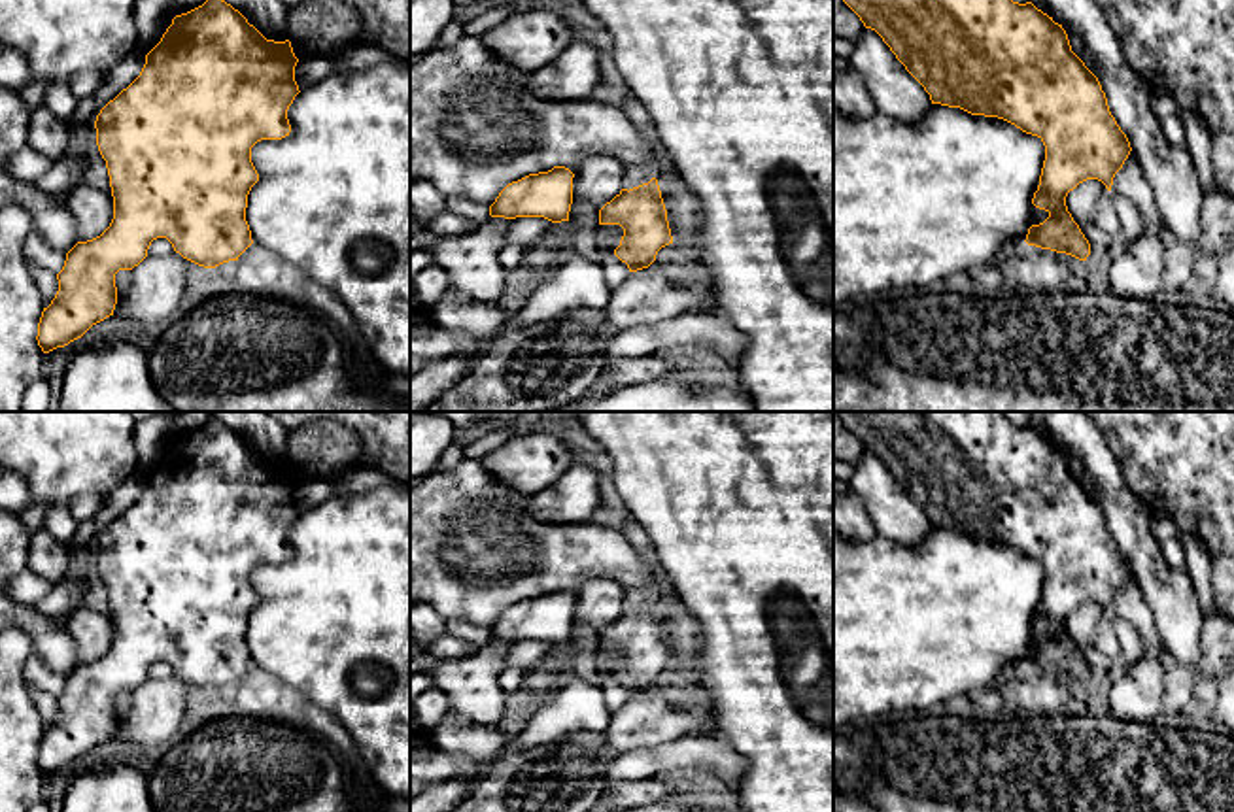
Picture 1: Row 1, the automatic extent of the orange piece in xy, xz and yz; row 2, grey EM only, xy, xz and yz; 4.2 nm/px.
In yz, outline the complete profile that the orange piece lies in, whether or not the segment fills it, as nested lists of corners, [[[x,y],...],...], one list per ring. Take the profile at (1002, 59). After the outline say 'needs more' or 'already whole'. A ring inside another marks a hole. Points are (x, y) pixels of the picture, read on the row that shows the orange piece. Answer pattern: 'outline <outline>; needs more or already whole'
outline [[[843,0],[890,47],[924,87],[932,104],[971,115],[1003,119],[1045,145],[1045,161],[1032,204],[1049,217],[1032,225],[1026,244],[1087,261],[1090,244],[1073,221],[1066,196],[1079,183],[1098,179],[1111,191],[1132,147],[1109,111],[1098,77],[1071,51],[1062,25],[1032,2],[1013,0]]]; already whole

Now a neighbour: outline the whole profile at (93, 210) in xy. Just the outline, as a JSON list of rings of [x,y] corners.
[[[85,181],[70,193],[66,206],[76,221],[76,234],[79,242],[100,236],[113,219],[111,193],[98,191]]]

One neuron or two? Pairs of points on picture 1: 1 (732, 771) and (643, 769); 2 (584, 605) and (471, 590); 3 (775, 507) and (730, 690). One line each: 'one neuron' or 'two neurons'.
1: one neuron
2: two neurons
3: one neuron

